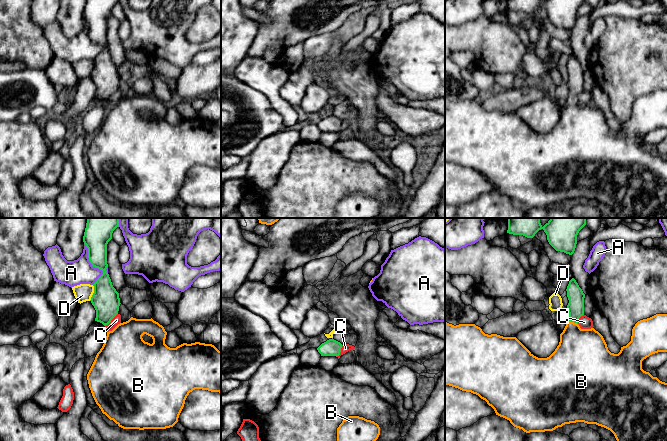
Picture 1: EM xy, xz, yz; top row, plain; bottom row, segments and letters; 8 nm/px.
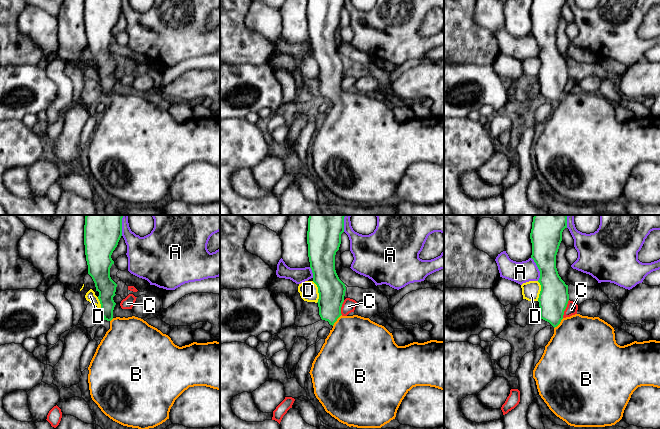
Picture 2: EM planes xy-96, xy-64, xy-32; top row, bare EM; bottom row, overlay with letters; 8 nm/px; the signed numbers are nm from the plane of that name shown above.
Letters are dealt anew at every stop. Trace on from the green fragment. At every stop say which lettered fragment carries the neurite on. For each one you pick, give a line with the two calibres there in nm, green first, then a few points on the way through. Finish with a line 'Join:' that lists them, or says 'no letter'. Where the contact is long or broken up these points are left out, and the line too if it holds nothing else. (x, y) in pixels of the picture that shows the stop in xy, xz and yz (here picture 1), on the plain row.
B: calibres 130 and 380 nm; way yz (575, 71), (574, 98), (574, 118), (581, 128)
Join: B

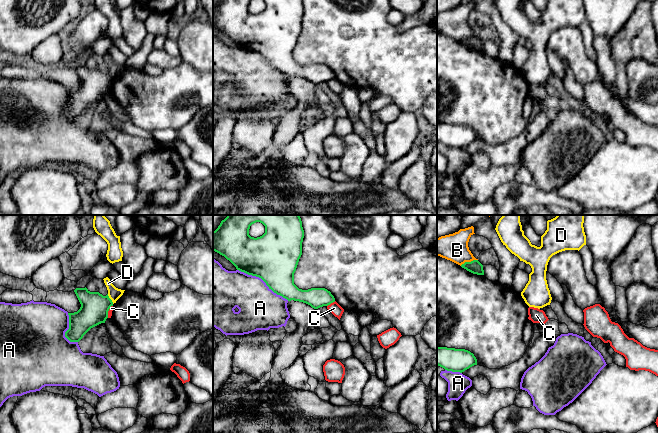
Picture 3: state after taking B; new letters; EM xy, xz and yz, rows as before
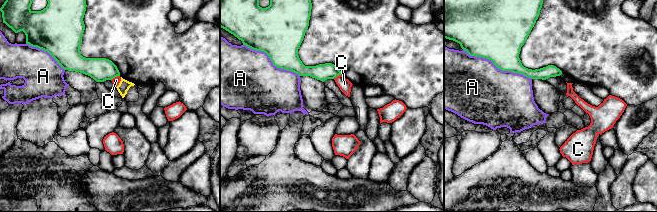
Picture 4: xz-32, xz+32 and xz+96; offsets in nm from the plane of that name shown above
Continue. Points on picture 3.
Join: no letter

